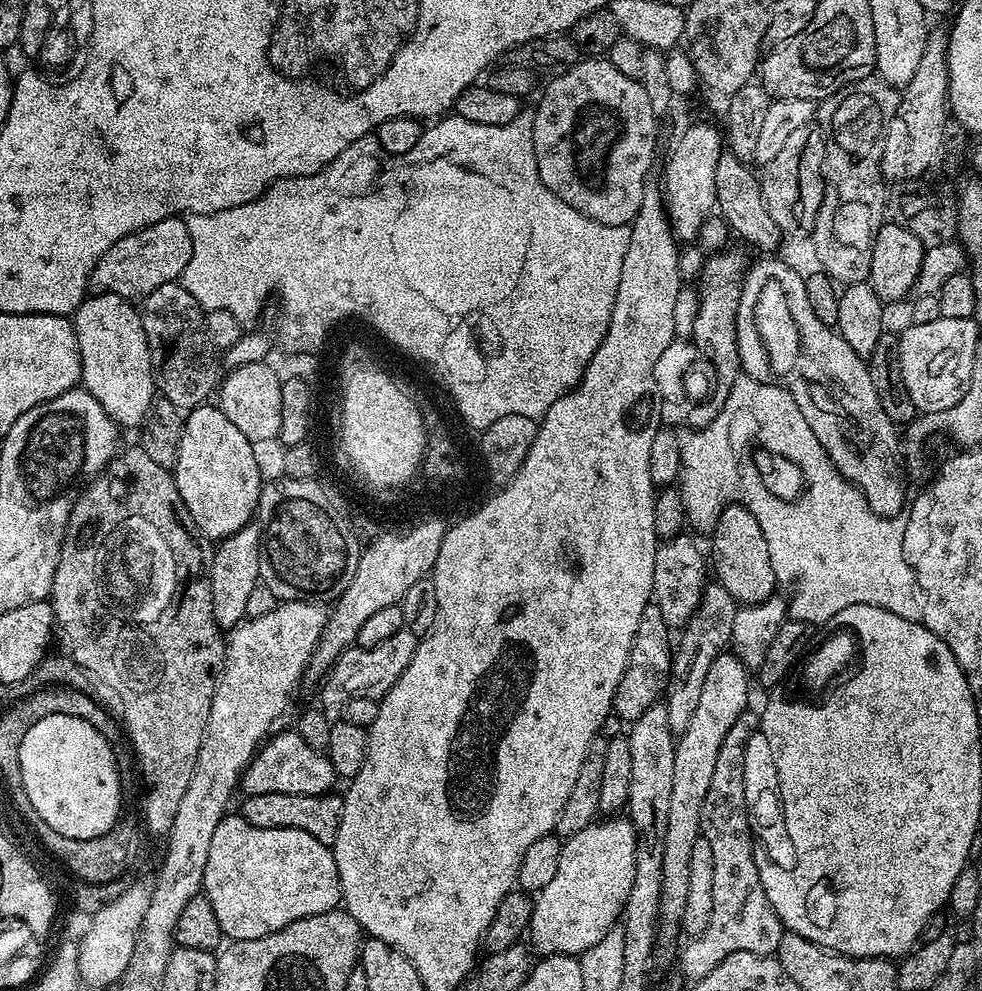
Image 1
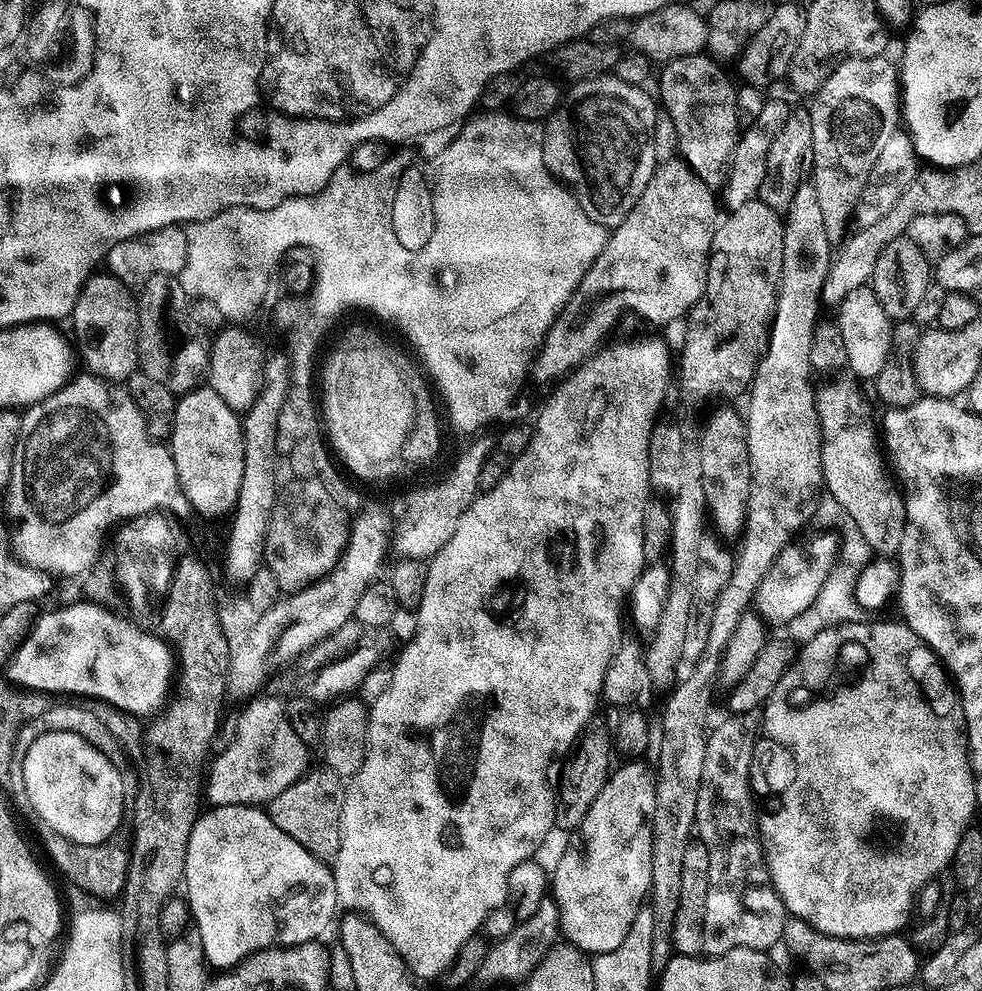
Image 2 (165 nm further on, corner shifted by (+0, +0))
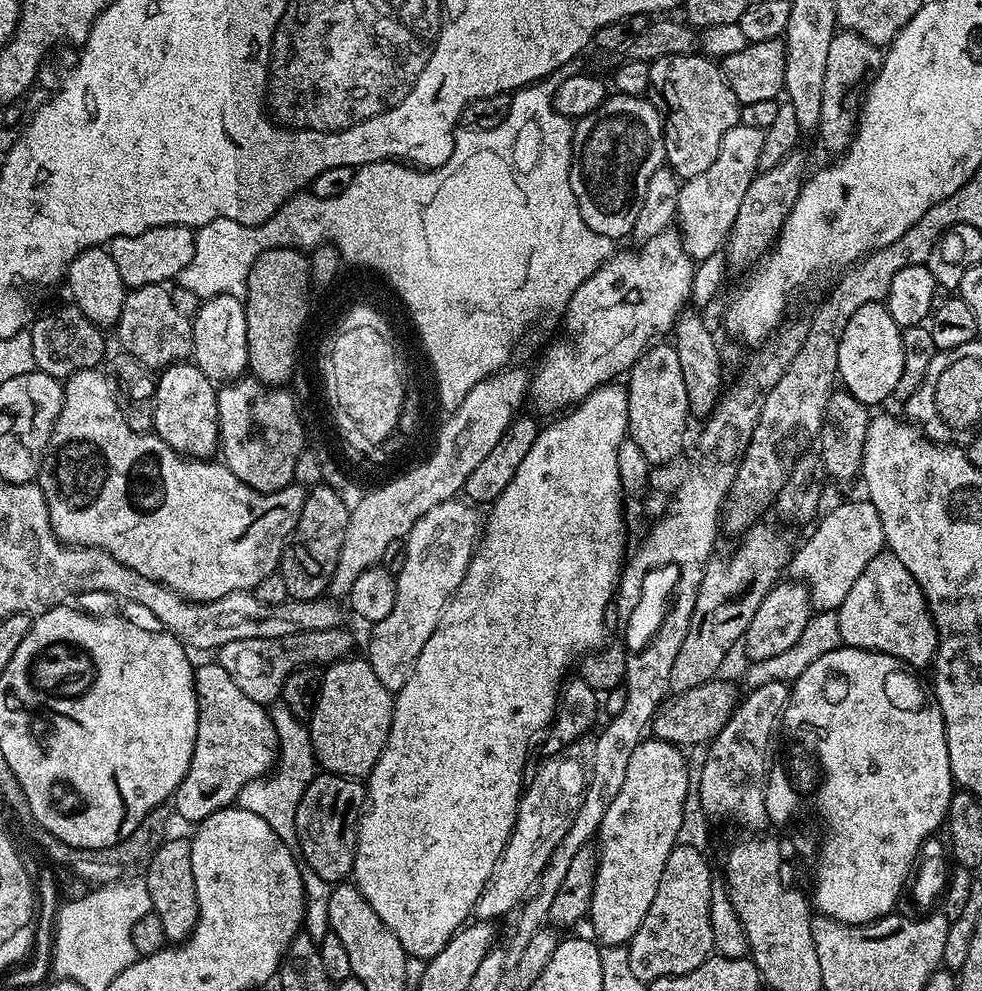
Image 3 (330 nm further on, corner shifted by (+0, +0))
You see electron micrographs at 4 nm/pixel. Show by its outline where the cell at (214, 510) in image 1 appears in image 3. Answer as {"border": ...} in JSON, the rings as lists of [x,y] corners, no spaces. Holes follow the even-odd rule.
{"border":[[[195,362],[169,364],[159,373],[152,405],[152,426],[155,435],[182,456],[206,460],[217,455],[220,446],[218,388]]]}

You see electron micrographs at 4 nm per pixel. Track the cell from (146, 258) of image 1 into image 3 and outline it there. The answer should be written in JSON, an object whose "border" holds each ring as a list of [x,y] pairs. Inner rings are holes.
{"border":[[[167,224],[146,230],[142,234],[133,236],[116,236],[110,241],[110,251],[114,258],[114,266],[118,266],[118,274],[122,274],[122,282],[125,289],[141,288],[151,284],[167,285],[168,280],[175,281],[180,271],[190,266],[190,258],[194,258],[194,246],[196,245],[196,234],[193,229],[181,224]]]}

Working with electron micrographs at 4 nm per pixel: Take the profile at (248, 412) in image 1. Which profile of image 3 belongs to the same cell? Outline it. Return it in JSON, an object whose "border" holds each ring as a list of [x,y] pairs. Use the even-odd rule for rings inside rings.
{"border":[[[210,296],[192,322],[191,359],[214,382],[235,382],[248,372],[248,343],[244,302],[238,296]]]}

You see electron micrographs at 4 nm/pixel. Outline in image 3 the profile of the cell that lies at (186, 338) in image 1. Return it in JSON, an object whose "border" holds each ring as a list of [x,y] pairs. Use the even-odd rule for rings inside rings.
{"border":[[[162,284],[131,289],[124,297],[122,314],[116,319],[114,331],[120,339],[119,347],[153,370],[187,361],[192,355],[192,322],[175,308],[171,291]]]}

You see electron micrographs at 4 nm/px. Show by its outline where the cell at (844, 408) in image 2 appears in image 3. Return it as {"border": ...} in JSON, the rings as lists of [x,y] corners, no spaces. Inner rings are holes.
{"border":[[[879,552],[862,570],[858,582],[846,594],[846,602],[836,612],[841,641],[849,648],[890,654],[909,669],[924,668],[936,659],[940,638],[926,598],[910,570],[892,552]]]}

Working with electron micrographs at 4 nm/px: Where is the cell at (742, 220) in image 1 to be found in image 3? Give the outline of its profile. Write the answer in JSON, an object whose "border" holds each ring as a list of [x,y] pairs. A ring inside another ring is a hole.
{"border":[[[703,54],[667,56],[649,63],[651,91],[657,92],[668,103],[668,116],[663,117],[664,158],[667,167],[681,181],[702,174],[710,162],[718,158],[718,146],[726,138],[726,130],[740,123],[740,103],[734,98],[734,90],[724,81],[715,59]]]}

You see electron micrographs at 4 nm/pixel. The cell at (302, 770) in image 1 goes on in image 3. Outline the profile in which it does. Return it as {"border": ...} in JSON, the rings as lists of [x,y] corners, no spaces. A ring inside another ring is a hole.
{"border":[[[218,662],[197,663],[196,682],[196,741],[190,766],[175,790],[176,812],[192,826],[199,825],[210,814],[235,805],[240,791],[250,782],[273,771],[278,749],[275,726],[269,709],[246,698]]]}

